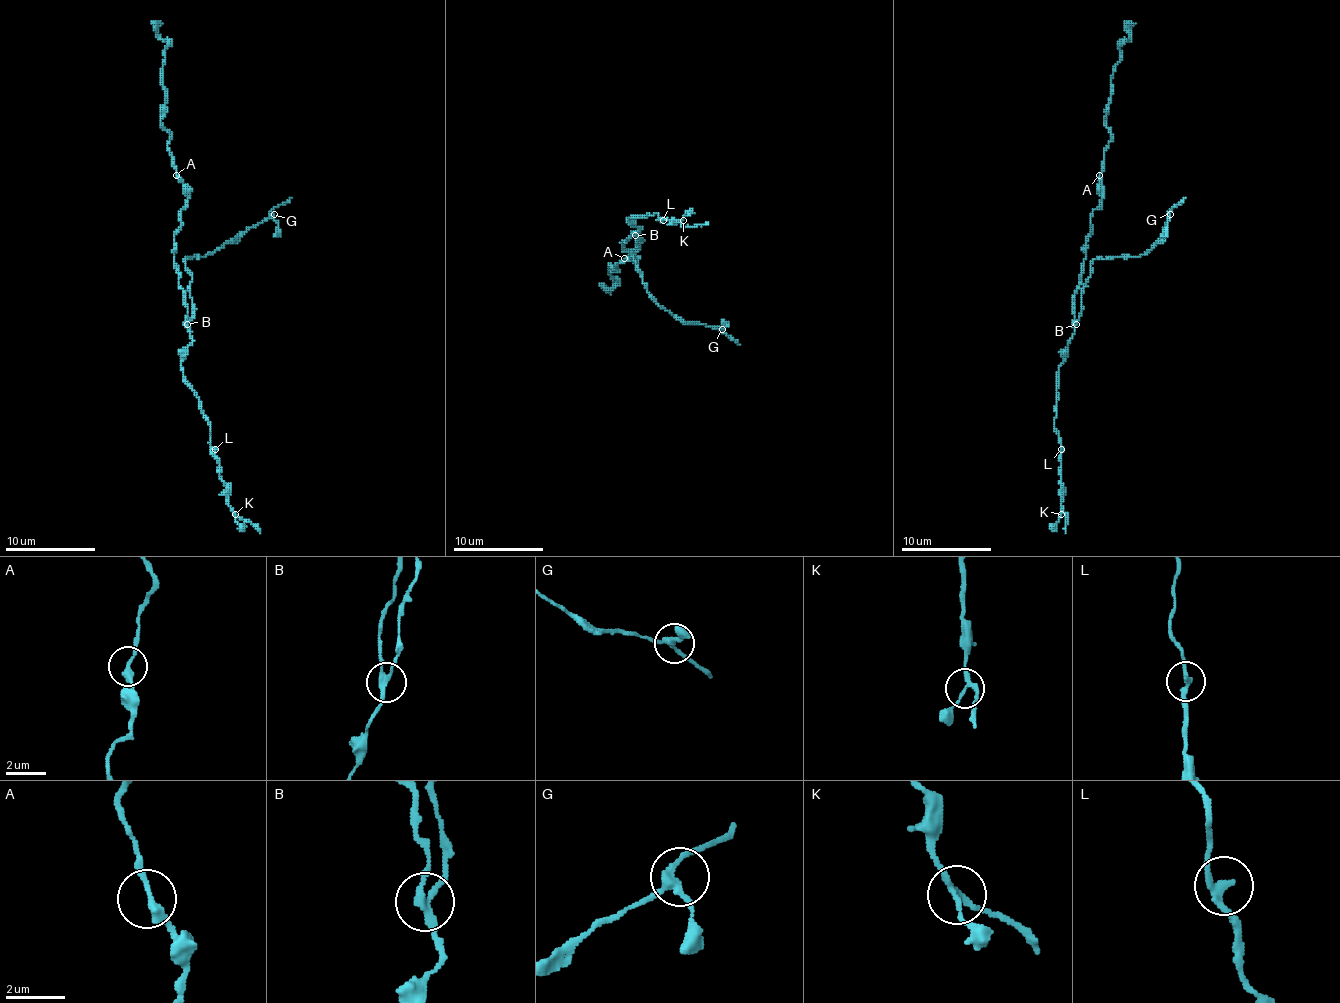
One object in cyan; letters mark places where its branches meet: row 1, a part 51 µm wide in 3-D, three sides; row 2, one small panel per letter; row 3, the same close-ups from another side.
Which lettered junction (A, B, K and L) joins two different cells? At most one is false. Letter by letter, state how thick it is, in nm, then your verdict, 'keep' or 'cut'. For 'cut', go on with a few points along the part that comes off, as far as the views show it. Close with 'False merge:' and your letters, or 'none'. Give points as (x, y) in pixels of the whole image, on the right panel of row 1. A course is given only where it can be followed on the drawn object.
A: calibre 280 nm; keep
B: calibre 220 nm; cut; course (1077, 325), (1081, 316), (1081, 288), (1095, 259), (1145, 254), (1163, 236), (1167, 214), (1185, 198)
K: calibre 180 nm; keep
L: calibre 240 nm; keep
False merge: B

